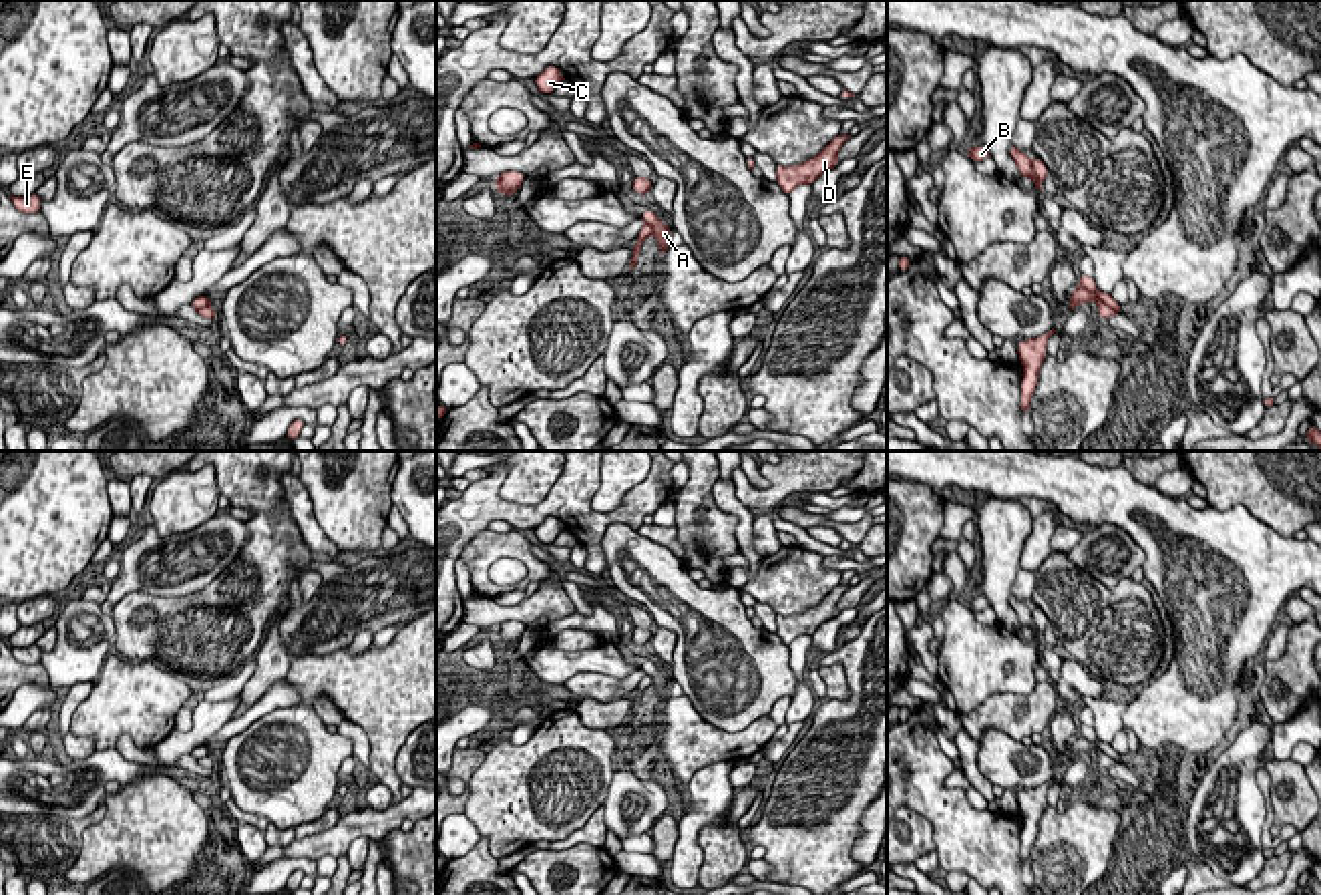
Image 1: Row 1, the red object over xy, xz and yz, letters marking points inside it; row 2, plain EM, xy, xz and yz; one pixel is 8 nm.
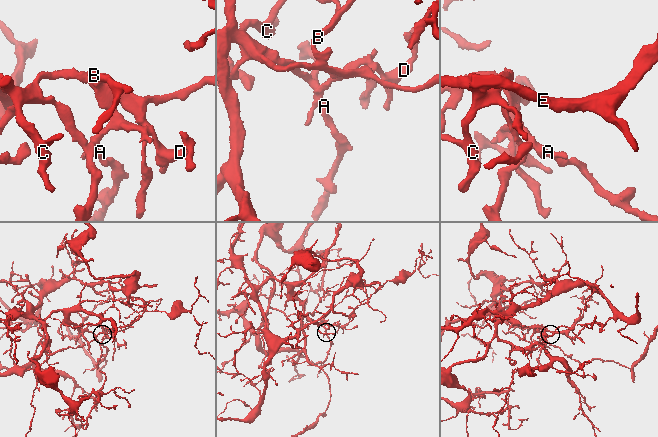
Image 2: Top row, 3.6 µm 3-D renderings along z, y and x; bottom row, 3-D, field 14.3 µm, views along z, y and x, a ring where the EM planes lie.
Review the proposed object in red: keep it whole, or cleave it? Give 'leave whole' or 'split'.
split

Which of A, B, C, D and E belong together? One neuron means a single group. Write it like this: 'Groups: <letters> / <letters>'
Groups: A B / C D E

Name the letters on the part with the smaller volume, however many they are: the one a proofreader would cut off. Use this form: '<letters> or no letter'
A, B

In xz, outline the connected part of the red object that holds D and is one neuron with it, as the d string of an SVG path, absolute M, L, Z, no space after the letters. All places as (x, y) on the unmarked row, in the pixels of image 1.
M851 585L834 587L816 607L800 615L776 615L776 634L780 636L780 640L790 646L798 636L812 636L824 621L834 619L840 613L838 601L848 587Z

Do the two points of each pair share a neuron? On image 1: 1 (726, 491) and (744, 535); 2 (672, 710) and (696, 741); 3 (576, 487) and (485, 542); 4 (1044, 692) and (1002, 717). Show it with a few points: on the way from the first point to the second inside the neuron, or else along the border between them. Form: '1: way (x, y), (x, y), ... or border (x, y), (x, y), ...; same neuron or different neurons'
1: way (730, 501), (744, 515), (744, 525); same neuron
2: way (680, 719), (688, 733); same neuron
3: border (487, 529), (481, 529), (459, 558); different neurons
4: way (1036, 704), (1028, 712), (1014, 712); same neuron

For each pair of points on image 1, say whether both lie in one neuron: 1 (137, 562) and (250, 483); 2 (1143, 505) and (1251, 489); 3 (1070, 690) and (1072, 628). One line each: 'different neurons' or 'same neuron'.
1: different neurons
2: different neurons
3: different neurons

